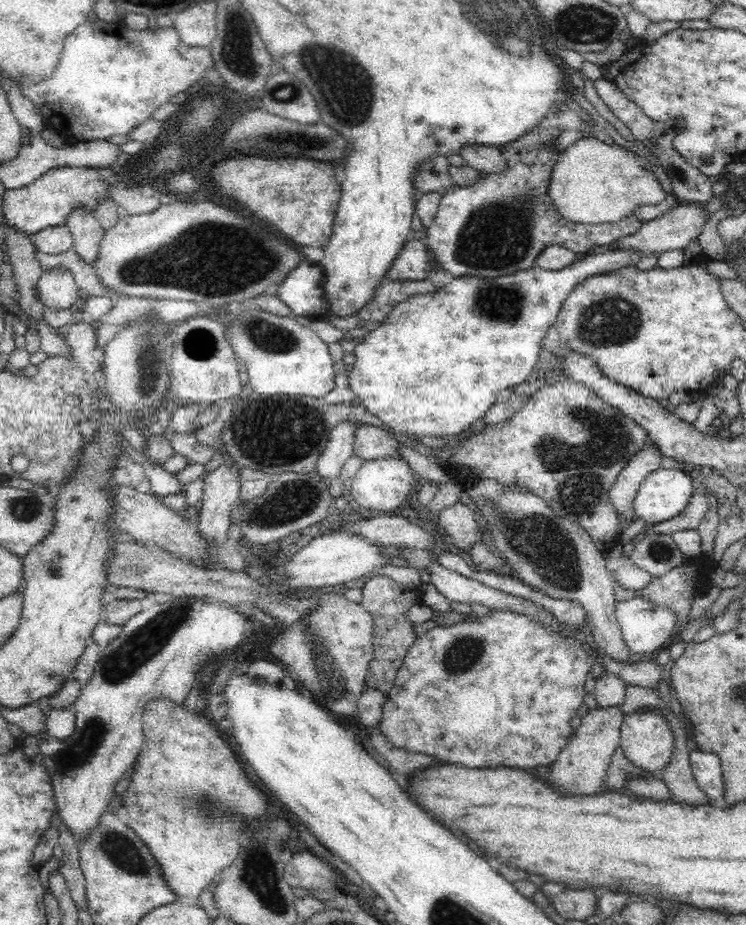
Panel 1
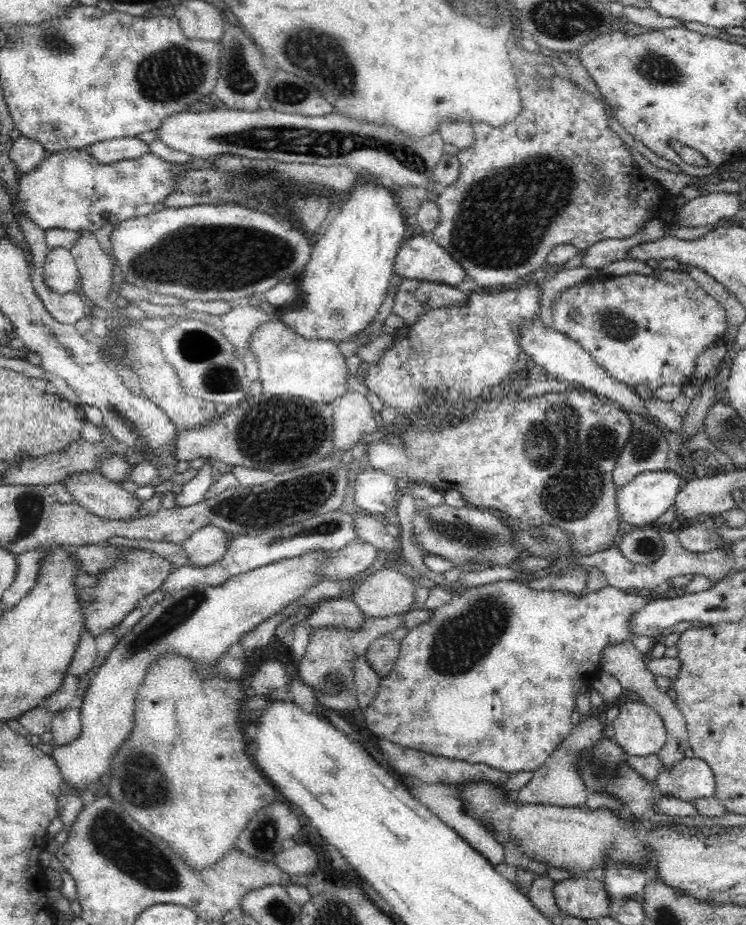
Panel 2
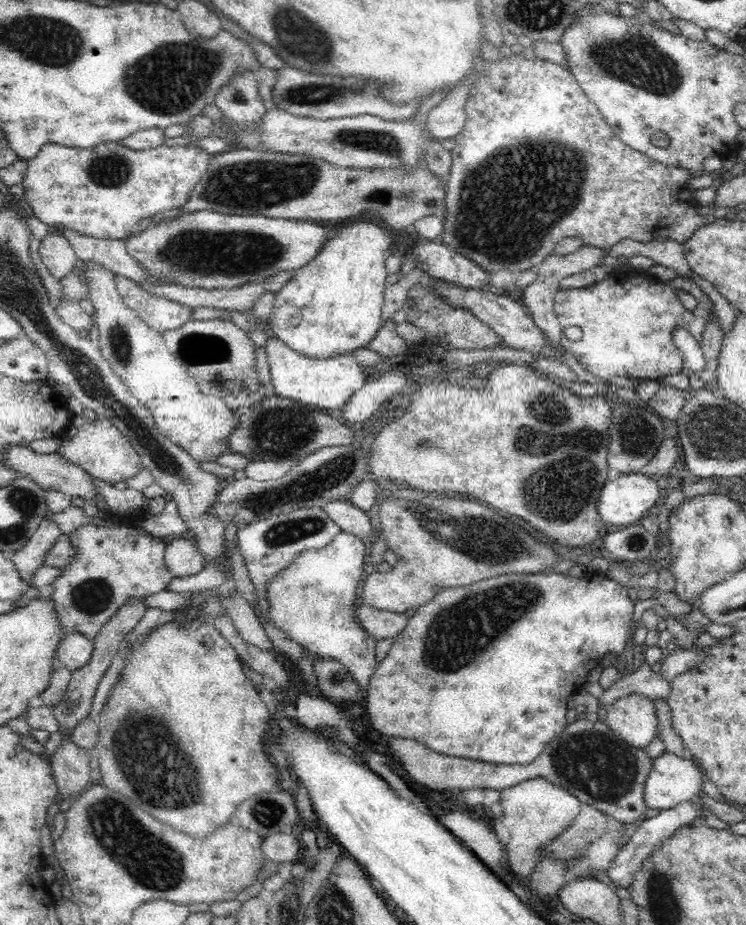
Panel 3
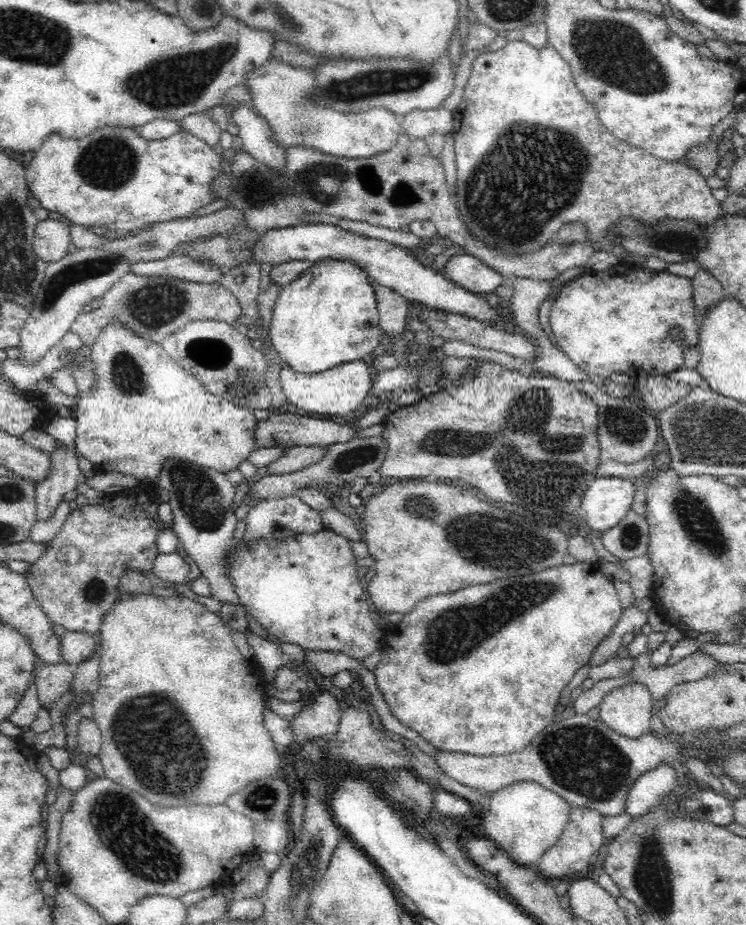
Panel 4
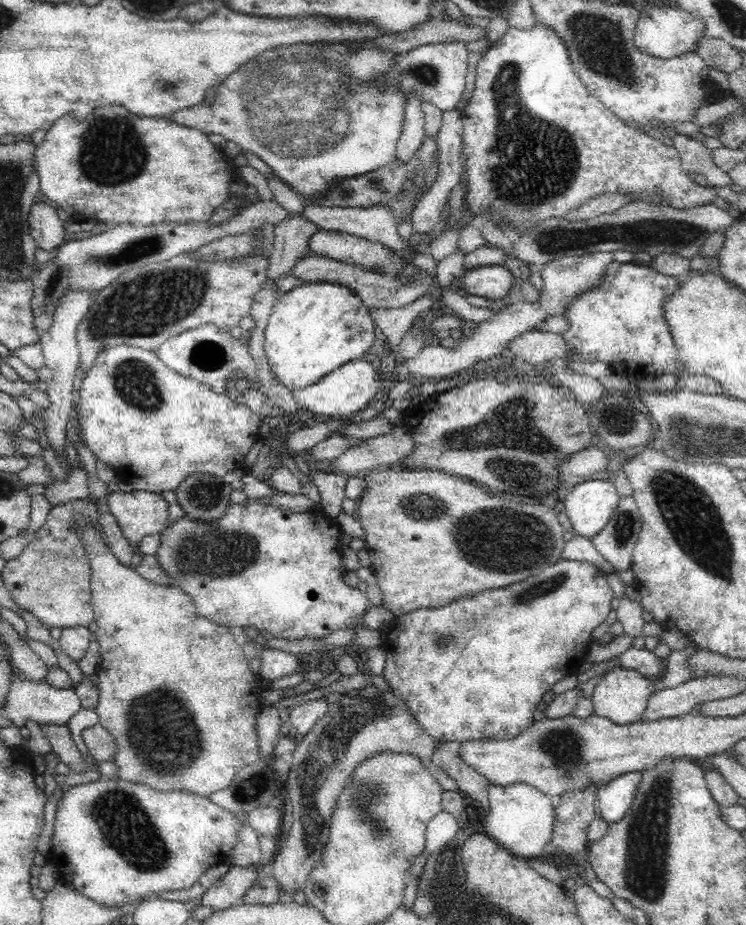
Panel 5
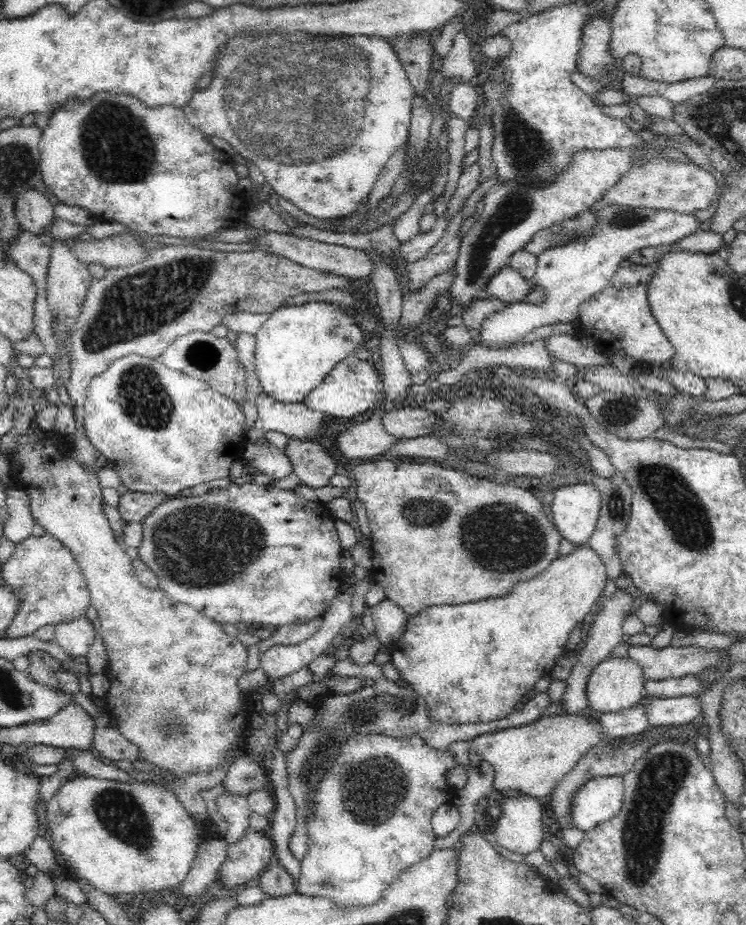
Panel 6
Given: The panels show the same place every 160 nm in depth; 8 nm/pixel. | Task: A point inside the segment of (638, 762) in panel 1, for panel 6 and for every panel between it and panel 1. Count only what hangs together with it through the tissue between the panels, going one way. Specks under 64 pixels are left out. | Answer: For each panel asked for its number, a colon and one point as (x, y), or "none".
2: (639, 730)
3: (633, 718)
4: (628, 710)
5: (621, 696)
6: (615, 684)

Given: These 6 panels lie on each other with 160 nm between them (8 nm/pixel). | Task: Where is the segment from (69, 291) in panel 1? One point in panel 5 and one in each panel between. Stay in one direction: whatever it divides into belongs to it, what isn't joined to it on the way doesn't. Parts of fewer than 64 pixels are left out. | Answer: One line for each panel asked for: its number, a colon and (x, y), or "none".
2: (60, 273)
3: (60, 259)
4: (52, 242)
5: (47, 230)

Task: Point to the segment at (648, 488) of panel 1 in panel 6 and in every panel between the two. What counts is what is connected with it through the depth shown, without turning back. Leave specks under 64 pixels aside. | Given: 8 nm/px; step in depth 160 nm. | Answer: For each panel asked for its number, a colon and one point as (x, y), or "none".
2: (650, 495)
3: (627, 499)
4: (607, 500)
5: (590, 505)
6: (576, 508)

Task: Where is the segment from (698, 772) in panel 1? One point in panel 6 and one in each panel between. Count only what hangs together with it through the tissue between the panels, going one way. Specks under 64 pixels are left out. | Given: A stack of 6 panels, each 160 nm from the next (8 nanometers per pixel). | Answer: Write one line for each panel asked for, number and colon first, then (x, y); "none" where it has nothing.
2: (691, 778)
3: (673, 780)
4: (647, 790)
5: (614, 799)
6: (599, 799)

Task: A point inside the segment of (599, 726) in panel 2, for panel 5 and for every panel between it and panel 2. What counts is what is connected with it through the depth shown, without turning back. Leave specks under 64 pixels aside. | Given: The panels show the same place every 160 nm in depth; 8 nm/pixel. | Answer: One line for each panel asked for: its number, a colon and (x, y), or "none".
3: (535, 811)
4: (525, 819)
5: (520, 819)

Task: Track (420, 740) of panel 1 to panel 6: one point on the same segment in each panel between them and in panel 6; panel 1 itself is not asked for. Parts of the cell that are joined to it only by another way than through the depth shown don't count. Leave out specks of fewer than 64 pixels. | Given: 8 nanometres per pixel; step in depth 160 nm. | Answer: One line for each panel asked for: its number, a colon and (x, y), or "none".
2: (492, 678)
3: (484, 672)
4: (479, 671)
5: (469, 671)
6: (468, 662)

